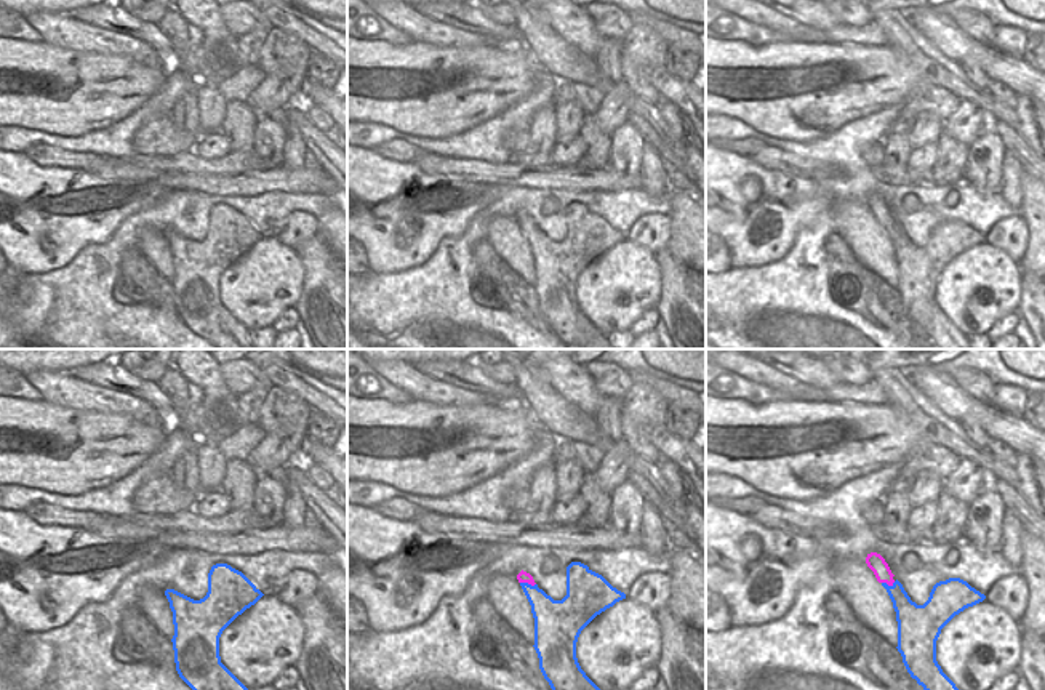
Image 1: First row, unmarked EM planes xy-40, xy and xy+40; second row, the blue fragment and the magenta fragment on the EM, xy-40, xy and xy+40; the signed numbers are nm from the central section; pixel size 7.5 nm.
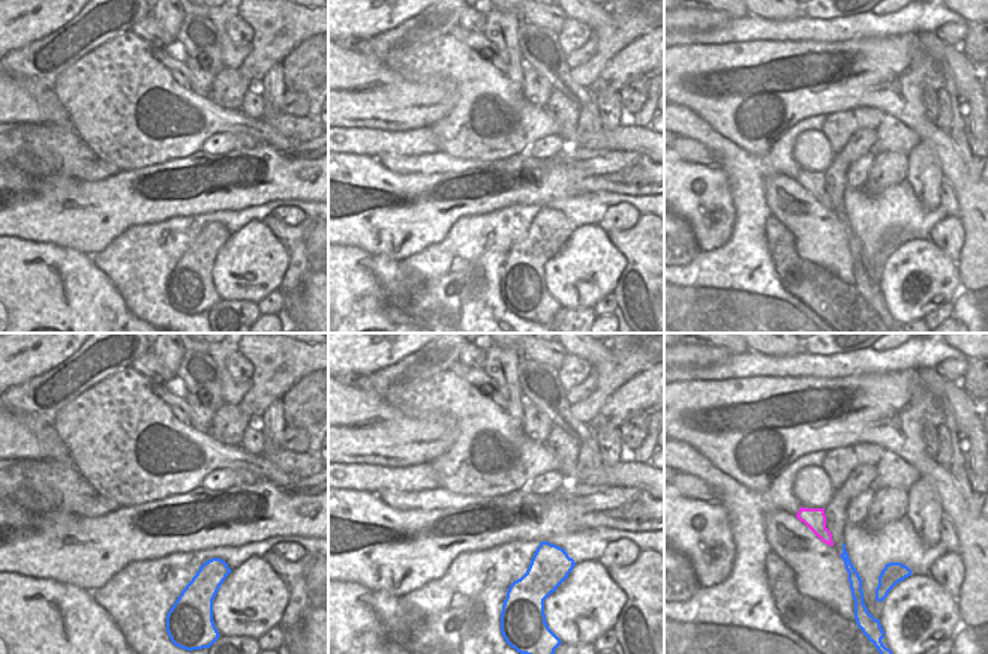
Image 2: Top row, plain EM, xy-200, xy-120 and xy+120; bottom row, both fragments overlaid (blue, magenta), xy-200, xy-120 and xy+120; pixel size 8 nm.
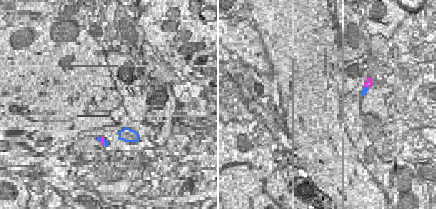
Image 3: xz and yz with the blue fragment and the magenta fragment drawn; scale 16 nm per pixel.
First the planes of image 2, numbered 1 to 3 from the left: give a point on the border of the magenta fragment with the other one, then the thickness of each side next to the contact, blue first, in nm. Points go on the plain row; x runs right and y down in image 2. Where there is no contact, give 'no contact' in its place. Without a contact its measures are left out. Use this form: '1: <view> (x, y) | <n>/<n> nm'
1: no contact
2: no contact
3: no contact

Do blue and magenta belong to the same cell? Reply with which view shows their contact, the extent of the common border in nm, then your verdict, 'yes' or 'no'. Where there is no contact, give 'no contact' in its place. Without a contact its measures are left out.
xy | 120 nm | no

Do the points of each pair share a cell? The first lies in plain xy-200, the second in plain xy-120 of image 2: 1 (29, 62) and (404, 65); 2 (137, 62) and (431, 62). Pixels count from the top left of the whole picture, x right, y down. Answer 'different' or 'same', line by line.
1: different
2: same

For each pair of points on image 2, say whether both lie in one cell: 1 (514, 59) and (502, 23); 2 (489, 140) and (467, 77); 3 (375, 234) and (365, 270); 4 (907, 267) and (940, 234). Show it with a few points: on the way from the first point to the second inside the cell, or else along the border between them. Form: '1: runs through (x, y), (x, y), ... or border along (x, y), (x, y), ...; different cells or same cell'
1: runs through (510, 50), (505, 32); same cell
2: runs through (489, 125), (486, 96), (482, 92); same cell
3: border along (344, 245), (363, 248), (399, 261); different cells
4: border along (928, 236), (957, 264); different cells

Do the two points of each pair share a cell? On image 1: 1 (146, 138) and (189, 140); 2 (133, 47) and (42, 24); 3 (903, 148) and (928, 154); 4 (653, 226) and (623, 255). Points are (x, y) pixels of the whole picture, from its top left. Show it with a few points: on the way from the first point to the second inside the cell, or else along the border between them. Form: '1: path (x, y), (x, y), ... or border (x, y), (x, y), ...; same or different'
1: path (157, 138), (178, 140); same
2: path (111, 44), (64, 31); same
3: border (909, 149), (906, 167), (916, 180); different
4: border (626, 237), (644, 245), (653, 255); different

